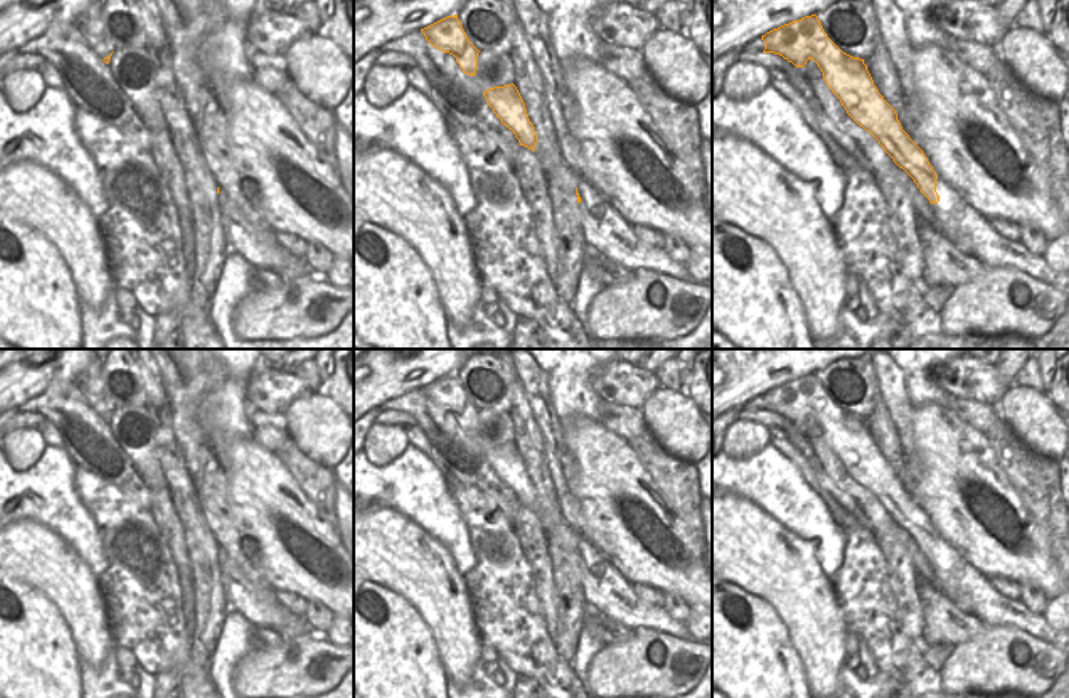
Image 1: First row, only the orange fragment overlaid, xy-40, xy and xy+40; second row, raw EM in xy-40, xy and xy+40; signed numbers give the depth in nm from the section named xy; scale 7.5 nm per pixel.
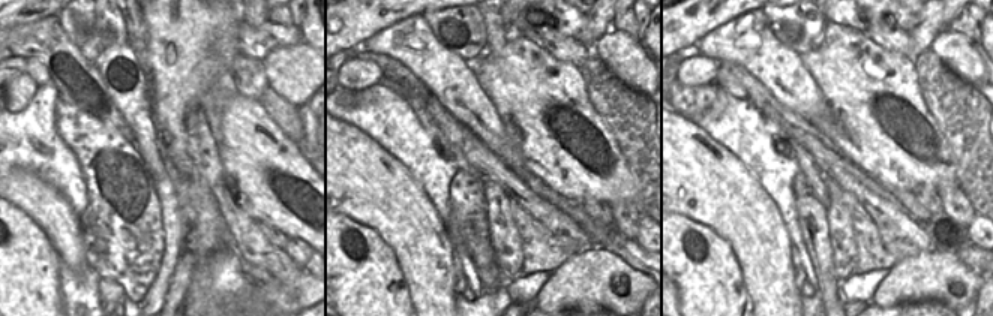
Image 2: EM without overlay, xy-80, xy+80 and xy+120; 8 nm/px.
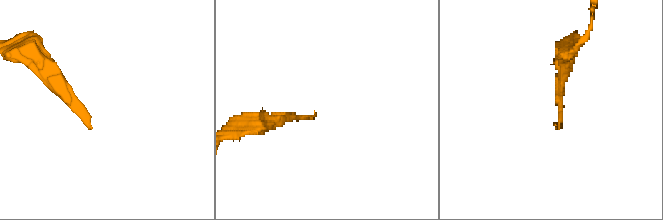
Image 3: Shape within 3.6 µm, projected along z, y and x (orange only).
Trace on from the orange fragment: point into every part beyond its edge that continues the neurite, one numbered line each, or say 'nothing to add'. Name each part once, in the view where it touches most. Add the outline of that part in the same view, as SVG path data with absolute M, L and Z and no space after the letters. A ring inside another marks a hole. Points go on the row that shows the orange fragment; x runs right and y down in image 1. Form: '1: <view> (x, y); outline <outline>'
1: xy+40 (970, 232); outline M936 179L939 202L933 203L941 234L954 247L975 256L986 267L1016 267L1035 280L1053 285L1069 295L1069 272L1053 271L1045 258L1027 251L1021 242L1000 237L989 219L962 200L959 192Z

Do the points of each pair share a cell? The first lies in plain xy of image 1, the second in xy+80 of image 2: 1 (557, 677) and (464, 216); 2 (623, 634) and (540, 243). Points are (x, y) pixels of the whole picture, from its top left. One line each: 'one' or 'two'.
1: one
2: one

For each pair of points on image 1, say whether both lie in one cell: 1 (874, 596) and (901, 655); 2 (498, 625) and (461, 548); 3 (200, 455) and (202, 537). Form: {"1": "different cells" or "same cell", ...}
{"1": "same cell", "2": "different cells", "3": "different cells"}

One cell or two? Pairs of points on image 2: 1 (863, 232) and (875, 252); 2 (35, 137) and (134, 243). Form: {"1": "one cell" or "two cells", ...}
{"1": "one cell", "2": "two cells"}

